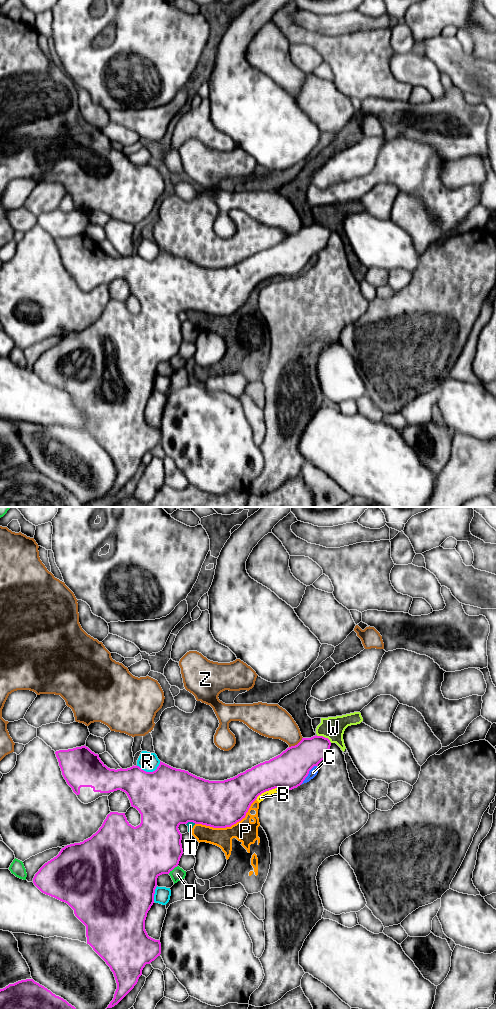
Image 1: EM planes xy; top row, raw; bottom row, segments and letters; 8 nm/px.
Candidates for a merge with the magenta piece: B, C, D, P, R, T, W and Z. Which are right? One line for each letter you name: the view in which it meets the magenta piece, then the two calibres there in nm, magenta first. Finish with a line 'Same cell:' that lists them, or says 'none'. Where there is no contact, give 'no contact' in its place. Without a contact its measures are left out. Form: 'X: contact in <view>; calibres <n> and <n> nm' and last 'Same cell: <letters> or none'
Same cell: none

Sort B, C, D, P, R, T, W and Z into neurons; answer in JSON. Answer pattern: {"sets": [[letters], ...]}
{"sets": [["B", "C", "P", "T", "W"], ["D"], ["R"], ["Z"]]}

